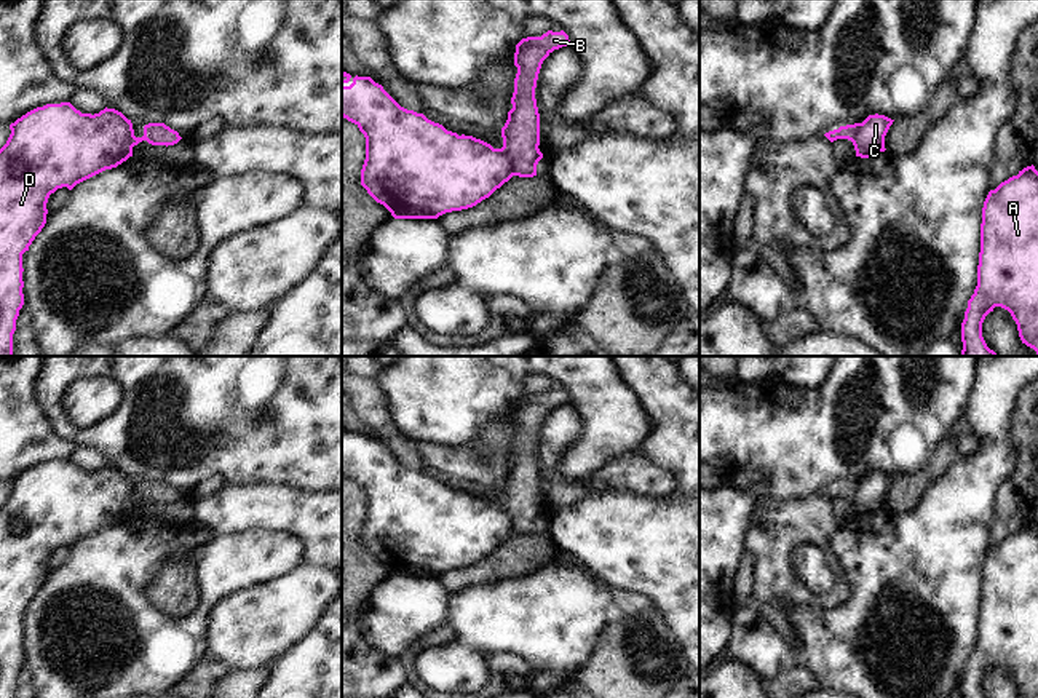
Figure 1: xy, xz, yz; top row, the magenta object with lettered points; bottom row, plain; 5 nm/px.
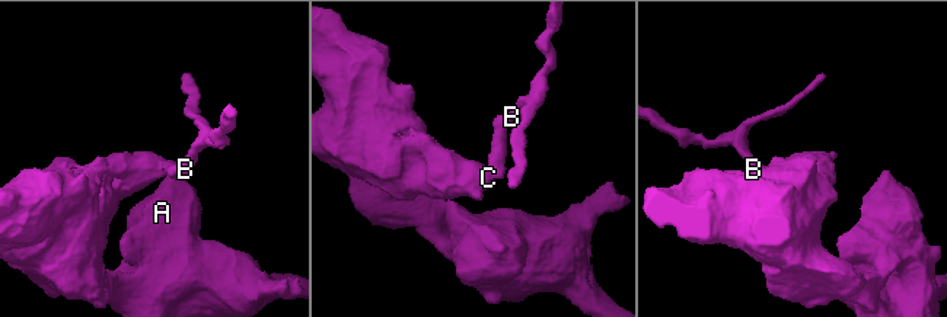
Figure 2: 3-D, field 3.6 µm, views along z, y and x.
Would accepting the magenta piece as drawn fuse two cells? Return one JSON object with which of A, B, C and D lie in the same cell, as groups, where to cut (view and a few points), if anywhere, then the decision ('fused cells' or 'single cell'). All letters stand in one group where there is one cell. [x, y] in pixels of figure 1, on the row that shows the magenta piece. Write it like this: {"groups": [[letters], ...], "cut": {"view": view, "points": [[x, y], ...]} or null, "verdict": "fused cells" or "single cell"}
{"groups": [["A", "C", "D"], ["B"]], "cut": {"view": "xz", "points": [[502, 147], [515, 174]]}, "verdict": "fused cells"}

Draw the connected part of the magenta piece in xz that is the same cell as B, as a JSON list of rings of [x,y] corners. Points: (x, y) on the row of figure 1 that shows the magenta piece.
[[[548,30],[541,37],[527,37],[516,45],[513,109],[501,128],[503,152],[508,163],[519,177],[537,176],[537,165],[543,158],[540,152],[540,113],[535,88],[543,61],[562,46],[569,46],[569,35]]]

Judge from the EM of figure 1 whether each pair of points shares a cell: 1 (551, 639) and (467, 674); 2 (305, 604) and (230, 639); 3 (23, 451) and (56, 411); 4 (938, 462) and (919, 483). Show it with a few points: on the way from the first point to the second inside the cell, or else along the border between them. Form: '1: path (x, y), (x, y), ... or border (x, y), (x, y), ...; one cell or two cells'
1: path (526, 639), (483, 639), (473, 649); one cell
2: path (286, 610), (249, 628); one cell
3: border (51, 427), (74, 444); two cells
4: path (934, 467), (923, 478); one cell

